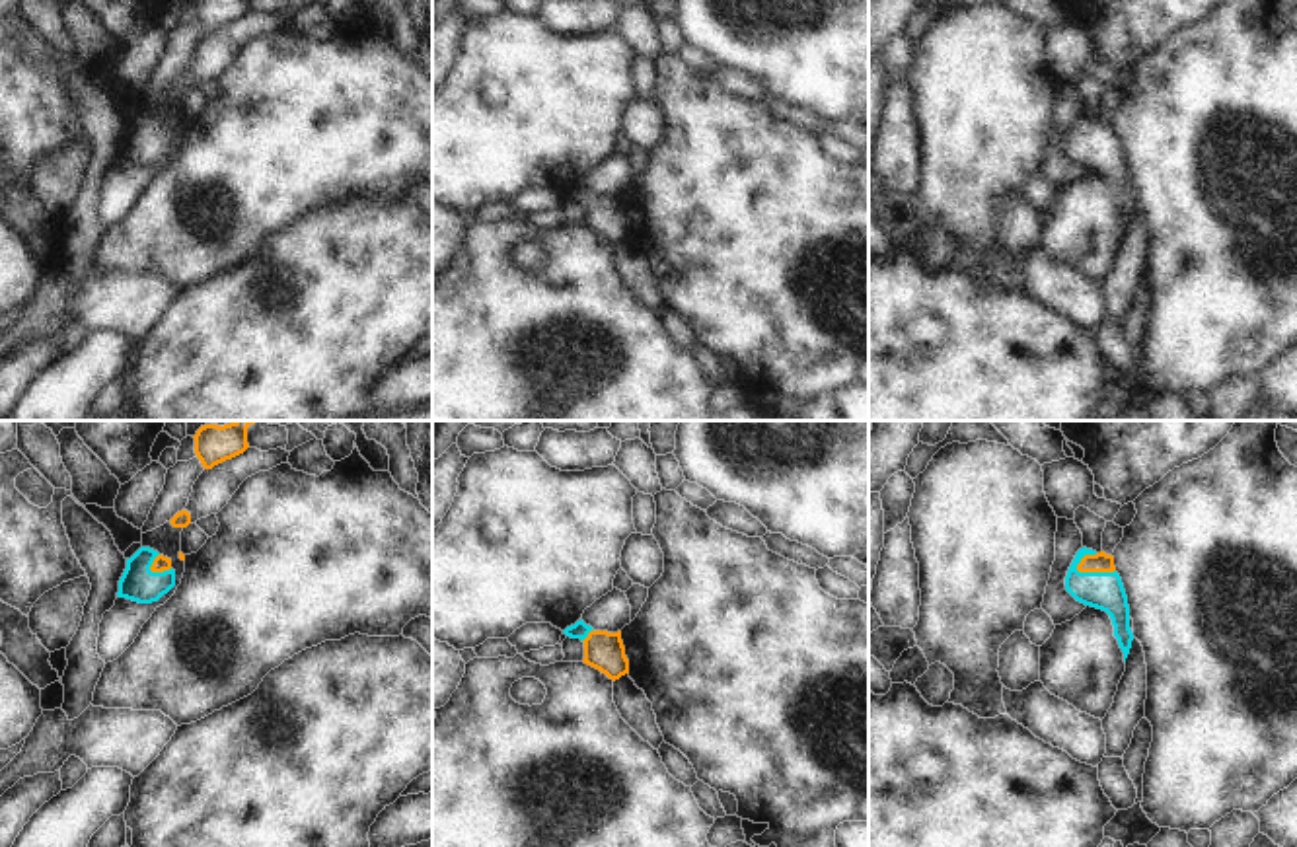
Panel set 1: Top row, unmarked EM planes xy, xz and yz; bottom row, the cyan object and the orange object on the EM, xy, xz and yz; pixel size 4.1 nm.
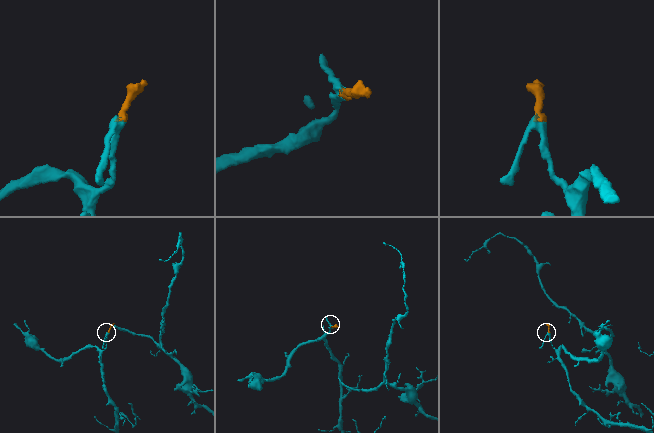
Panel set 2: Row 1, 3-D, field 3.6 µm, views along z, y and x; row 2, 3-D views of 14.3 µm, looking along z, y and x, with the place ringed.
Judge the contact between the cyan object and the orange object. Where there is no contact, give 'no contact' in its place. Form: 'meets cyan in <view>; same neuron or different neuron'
meets cyan in yz; same neuron

